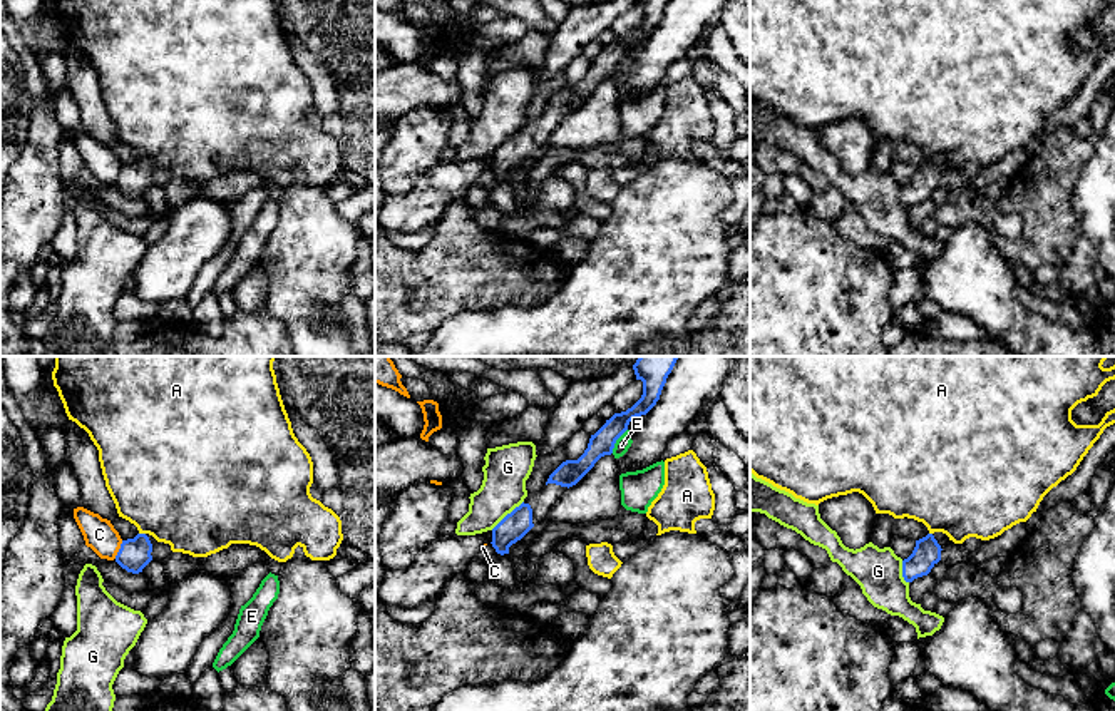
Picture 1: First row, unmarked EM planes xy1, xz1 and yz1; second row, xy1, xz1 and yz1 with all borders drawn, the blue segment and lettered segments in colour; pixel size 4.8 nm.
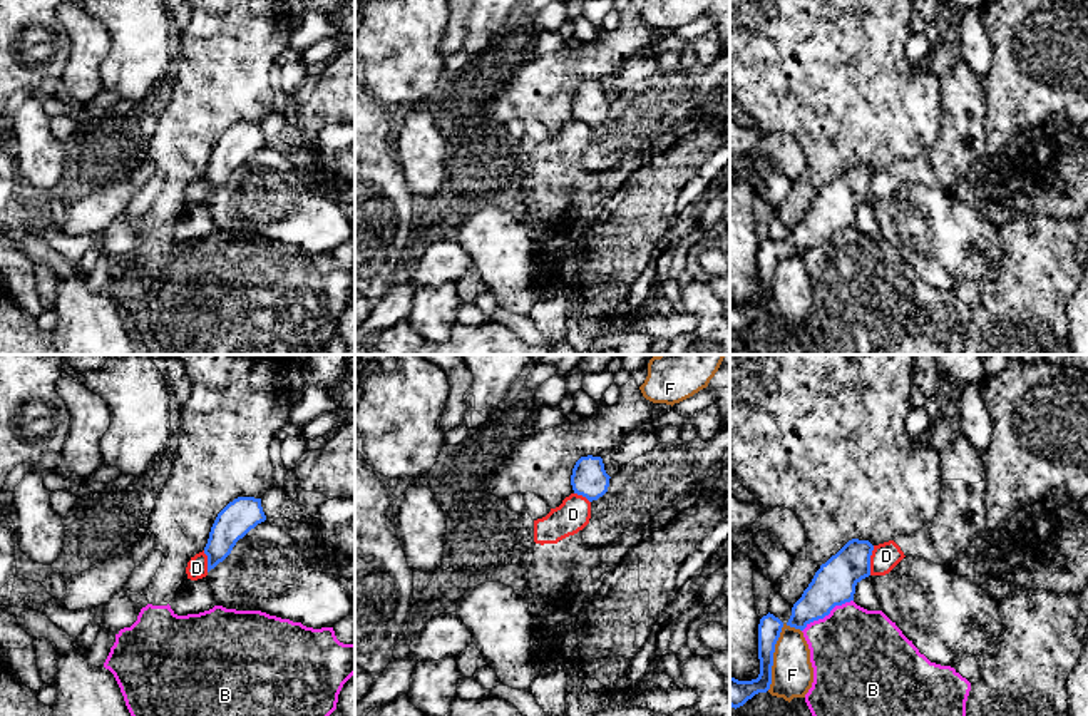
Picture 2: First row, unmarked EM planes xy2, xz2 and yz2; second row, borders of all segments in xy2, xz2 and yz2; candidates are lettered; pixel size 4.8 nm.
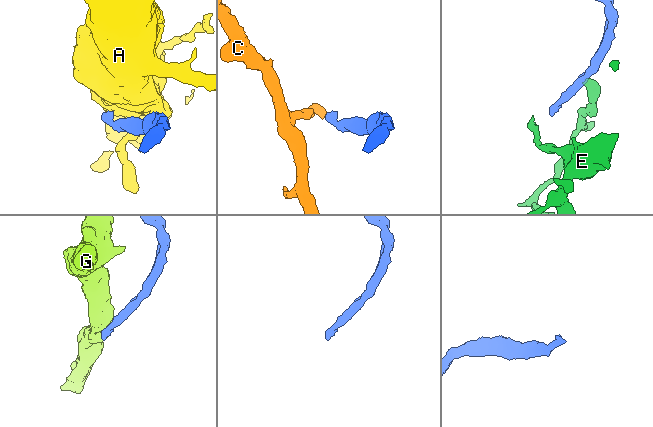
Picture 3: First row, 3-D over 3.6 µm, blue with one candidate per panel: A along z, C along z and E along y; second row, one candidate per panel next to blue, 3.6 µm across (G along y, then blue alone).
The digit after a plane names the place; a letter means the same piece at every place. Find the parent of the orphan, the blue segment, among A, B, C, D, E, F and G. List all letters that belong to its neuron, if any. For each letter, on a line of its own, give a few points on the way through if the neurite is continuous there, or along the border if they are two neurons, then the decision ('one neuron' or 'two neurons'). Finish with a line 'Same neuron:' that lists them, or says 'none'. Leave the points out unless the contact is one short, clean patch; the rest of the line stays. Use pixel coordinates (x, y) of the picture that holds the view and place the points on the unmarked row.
A: two neurons
B: two neurons
C: border xy1 (123, 166), (114, 183); two neurons
D: border yz2 (874, 171), (869, 199); two neurons
E: border xz1 (626, 54), (611, 77); two neurons
F: border yz2 (799, 253), (782, 253), (767, 315); two neurons
G: border xz1 (523, 126), (491, 154); two neurons
Same neuron: none

